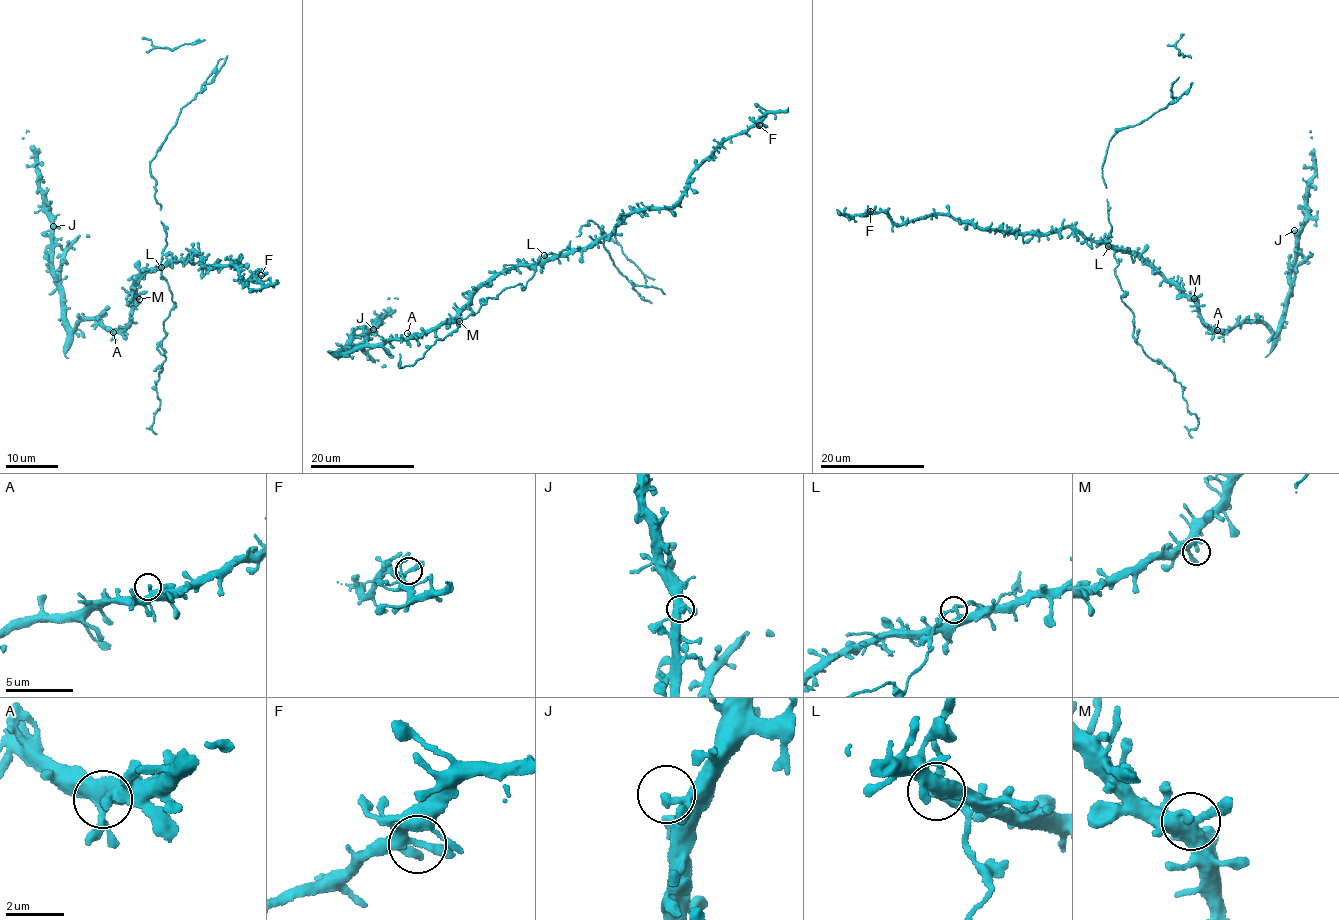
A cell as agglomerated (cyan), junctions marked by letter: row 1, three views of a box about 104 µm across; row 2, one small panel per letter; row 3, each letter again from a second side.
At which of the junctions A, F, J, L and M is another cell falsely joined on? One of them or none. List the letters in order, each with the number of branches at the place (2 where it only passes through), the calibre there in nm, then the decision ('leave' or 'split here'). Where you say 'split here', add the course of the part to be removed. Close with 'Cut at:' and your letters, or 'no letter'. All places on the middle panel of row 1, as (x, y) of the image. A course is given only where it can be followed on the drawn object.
A: 2 | 380 nm | leave
F: 3 | 280 nm | leave
J: 2 | 240 nm | leave
L: 3 | 280 nm | leave
M: 2 | 280 nm | leave
Cut at: no letter

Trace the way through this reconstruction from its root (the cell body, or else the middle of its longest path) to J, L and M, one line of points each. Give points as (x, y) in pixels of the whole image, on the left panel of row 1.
J: (138, 277), (130, 322), (124, 328), (81, 319), (71, 329), (54, 268), (53, 226)
L: (138, 277), (161, 267)
M: (138, 277), (133, 291), (136, 299), (139, 299)

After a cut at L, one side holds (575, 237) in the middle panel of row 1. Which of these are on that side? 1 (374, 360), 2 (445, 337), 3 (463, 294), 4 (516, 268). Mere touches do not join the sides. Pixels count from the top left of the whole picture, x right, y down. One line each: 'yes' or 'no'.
1: no
2: yes
3: no
4: no

